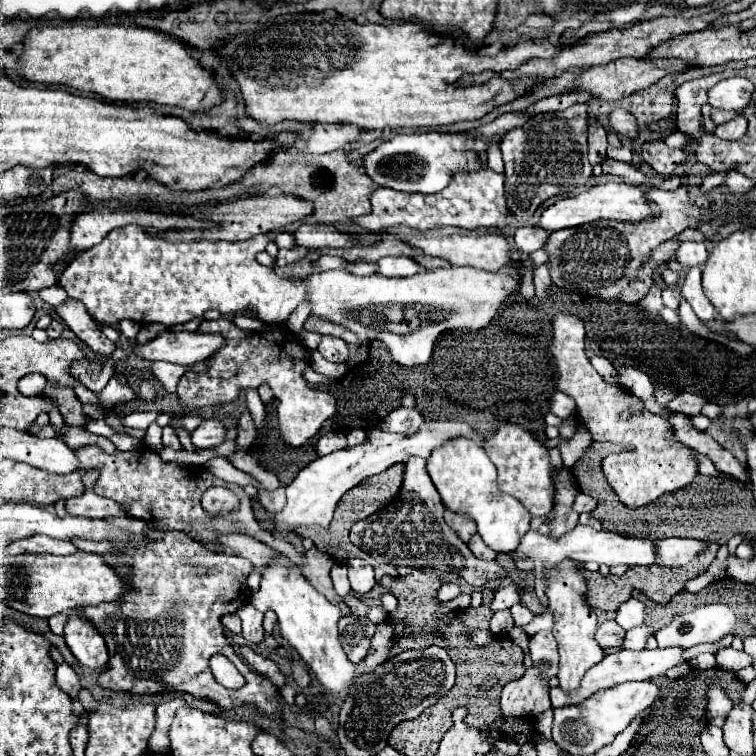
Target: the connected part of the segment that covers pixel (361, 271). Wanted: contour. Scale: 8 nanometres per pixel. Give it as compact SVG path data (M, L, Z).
M355 261L355 263L347 263L345 269L347 269L349 273L353 273L353 275L373 275L373 273L377 273L377 263Z

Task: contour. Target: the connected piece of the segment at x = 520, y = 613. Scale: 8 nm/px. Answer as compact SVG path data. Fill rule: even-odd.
M521 604L514 605L510 608L510 611L517 627L521 627L521 625L525 625L525 623L529 623L533 619L531 611Z

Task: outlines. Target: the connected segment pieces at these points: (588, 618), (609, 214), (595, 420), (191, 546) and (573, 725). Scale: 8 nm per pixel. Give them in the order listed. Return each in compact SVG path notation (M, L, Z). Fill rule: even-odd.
M561 561L559 565L551 565L551 569L547 569L547 601L549 601L549 611L555 617L553 637L557 639L561 657L557 679L559 687L565 691L575 691L585 671L603 659L603 651L595 641L597 615L589 607L585 595L587 595L587 583L575 561Z
M605 183L591 187L585 193L579 193L575 197L565 197L555 201L551 207L547 207L541 215L539 225L547 231L559 231L567 227L577 227L583 223L591 223L597 219L615 219L615 221L643 221L659 215L657 205L651 205L645 201L645 187L641 185L627 185L627 183Z
M565 313L555 315L553 341L551 341L549 351L555 357L555 365L559 371L557 389L575 399L577 419L593 435L593 441L629 443L635 447L633 451L615 453L615 455L605 457L603 473L605 473L609 485L613 487L613 491L619 495L619 499L627 507L643 507L643 505L649 505L651 501L655 501L663 493L689 485L693 481L693 477L698 474L697 464L692 458L694 450L685 445L671 445L673 429L667 419L649 413L635 395L605 383L601 379L601 375L589 363L589 359L583 351L583 339L585 339L585 327L577 317L565 315ZM623 407L631 407L631 409L641 407L643 413L637 413L629 421L623 421L619 417Z
M169 531L163 537L147 539L147 543L129 545L117 551L117 555L121 557L119 563L131 567L133 591L127 591L119 601L83 609L83 615L103 633L109 649L109 663L97 679L99 685L131 695L181 691L219 707L231 707L231 703L237 707L253 705L257 713L281 719L279 689L269 677L241 661L229 645L221 623L223 615L235 613L251 599L251 591L247 589L251 561L225 553L207 553L181 531ZM215 653L229 657L247 679L245 687L227 689L215 681L209 669L209 659Z
M651 681L623 683L611 689L601 689L599 693L593 693L589 699L585 699L575 707L555 709L553 741L571 755L593 755L601 747L609 745L619 731L627 729L629 721L633 721L635 715L647 709L655 701L657 693L659 693L659 687Z

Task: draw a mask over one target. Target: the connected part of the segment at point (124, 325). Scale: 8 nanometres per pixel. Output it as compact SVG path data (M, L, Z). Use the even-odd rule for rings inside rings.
M123 319L123 321L119 323L119 333L121 333L123 337L127 337L127 339L135 339L139 327L141 327L141 323L135 323L135 321L129 321L129 319Z

